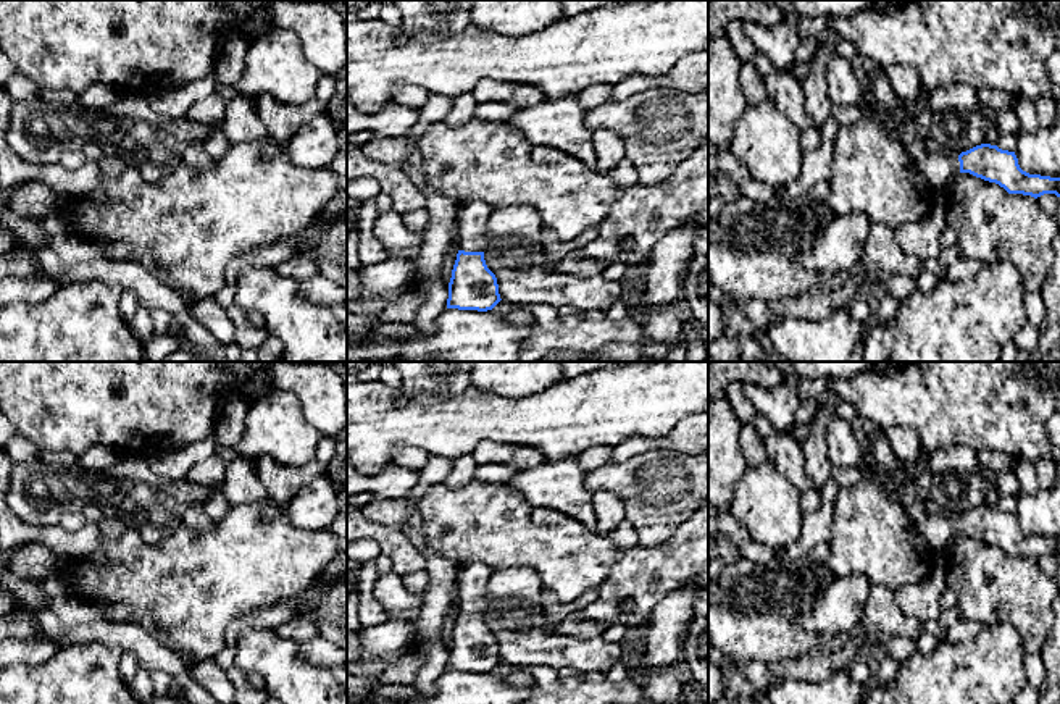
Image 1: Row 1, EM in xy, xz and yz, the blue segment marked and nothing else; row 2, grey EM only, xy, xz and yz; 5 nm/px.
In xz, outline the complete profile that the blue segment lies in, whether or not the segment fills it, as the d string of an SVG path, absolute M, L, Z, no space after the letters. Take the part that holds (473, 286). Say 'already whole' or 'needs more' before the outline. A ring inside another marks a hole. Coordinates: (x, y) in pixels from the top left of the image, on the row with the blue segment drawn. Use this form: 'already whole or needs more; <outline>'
needs more; M481 200L458 205L457 229L460 250L449 283L447 308L492 310L502 299L495 274L487 268L487 223L494 208Z

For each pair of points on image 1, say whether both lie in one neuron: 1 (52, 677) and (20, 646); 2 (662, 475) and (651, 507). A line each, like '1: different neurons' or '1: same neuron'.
1: different neurons
2: same neuron

